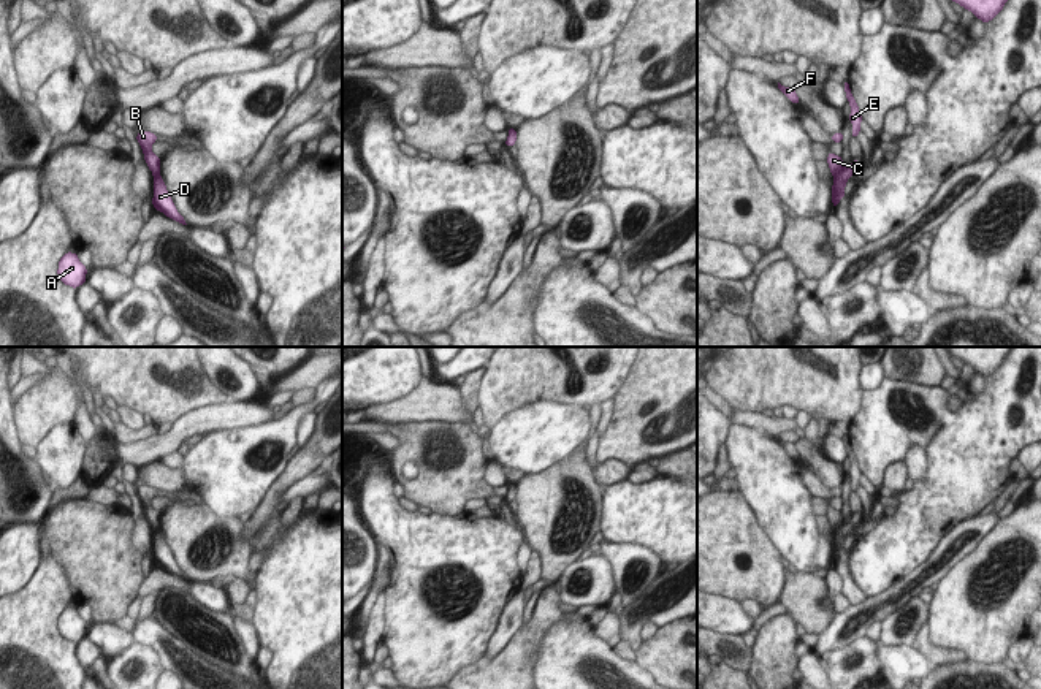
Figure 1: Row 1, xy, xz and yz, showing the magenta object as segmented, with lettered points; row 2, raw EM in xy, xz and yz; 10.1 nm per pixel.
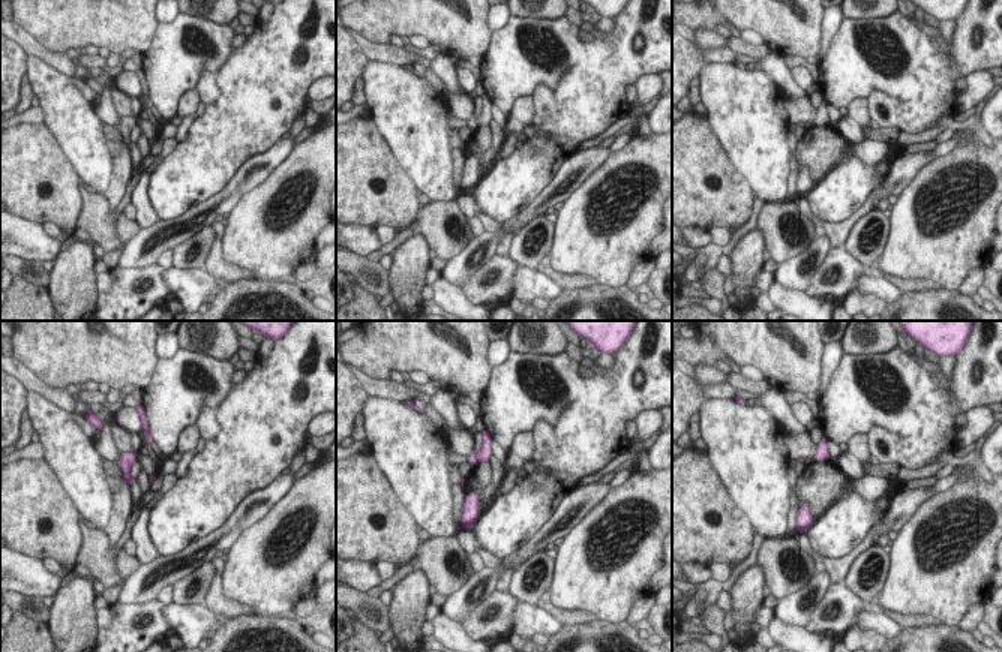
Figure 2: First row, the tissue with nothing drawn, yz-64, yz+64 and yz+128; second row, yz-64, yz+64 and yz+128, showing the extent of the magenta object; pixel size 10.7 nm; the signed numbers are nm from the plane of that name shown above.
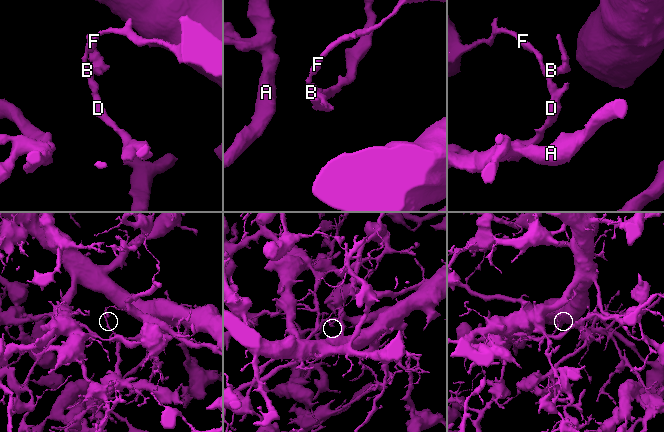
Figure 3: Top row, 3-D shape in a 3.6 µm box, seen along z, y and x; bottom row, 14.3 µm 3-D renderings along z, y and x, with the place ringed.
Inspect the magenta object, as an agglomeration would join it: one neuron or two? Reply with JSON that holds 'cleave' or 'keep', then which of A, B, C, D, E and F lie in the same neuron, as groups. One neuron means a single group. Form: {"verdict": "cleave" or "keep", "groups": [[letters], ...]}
{"verdict": "cleave", "groups": [["A", "D"], ["B", "C", "E", "F"]]}

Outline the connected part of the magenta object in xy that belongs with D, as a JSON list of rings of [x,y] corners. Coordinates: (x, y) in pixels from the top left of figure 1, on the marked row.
[[[154,174],[152,204],[157,211],[163,212],[166,217],[170,217],[182,225],[187,225],[184,217],[177,212],[160,174]]]

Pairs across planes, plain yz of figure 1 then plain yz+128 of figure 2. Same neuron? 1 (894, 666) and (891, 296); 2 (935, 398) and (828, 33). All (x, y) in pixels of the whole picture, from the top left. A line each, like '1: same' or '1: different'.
1: same
2: different

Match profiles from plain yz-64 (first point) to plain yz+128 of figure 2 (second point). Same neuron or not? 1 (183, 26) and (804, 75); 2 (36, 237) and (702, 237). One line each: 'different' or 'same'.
1: different
2: same

